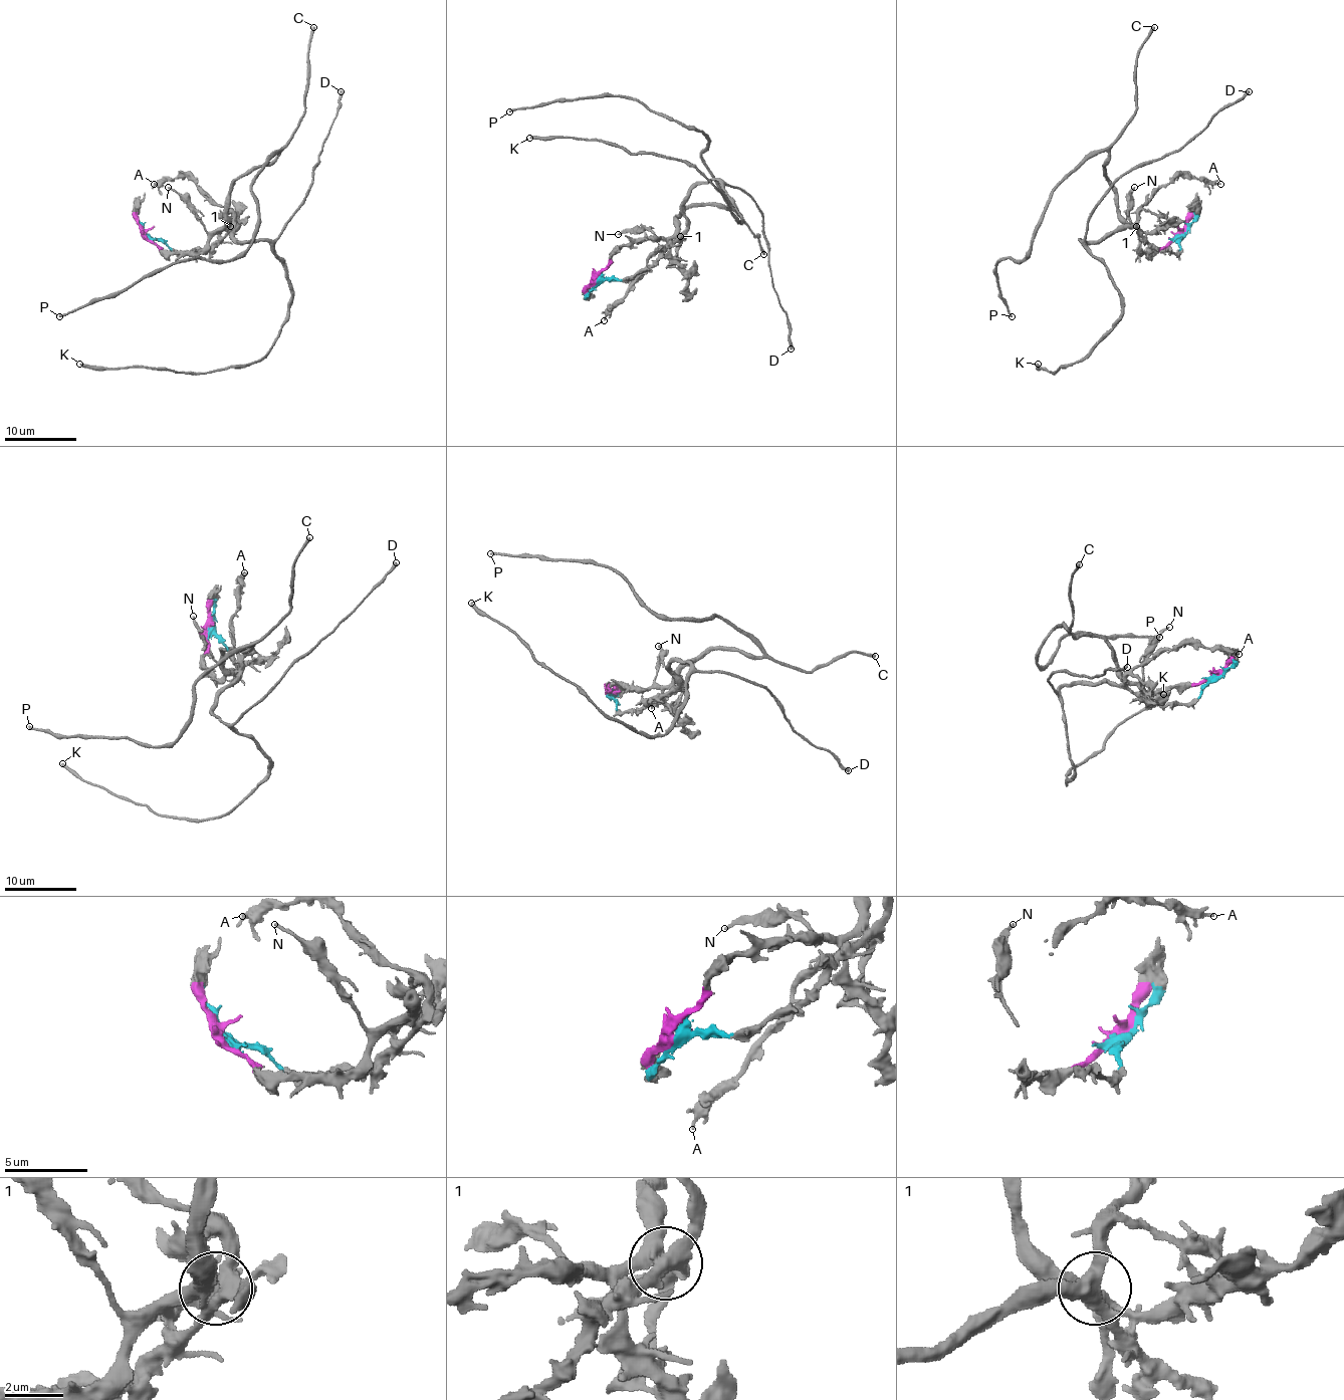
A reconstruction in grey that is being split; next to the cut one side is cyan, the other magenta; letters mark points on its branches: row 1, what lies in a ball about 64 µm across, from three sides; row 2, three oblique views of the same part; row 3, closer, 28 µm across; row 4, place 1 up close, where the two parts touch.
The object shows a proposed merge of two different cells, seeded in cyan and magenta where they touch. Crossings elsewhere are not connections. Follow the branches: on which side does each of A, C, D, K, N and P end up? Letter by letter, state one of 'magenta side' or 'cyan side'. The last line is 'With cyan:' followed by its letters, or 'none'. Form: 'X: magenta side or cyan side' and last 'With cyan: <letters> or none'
A: cyan side
C: magenta side
D: cyan side
K: cyan side
N: magenta side
P: magenta side
With cyan: A, D, K

